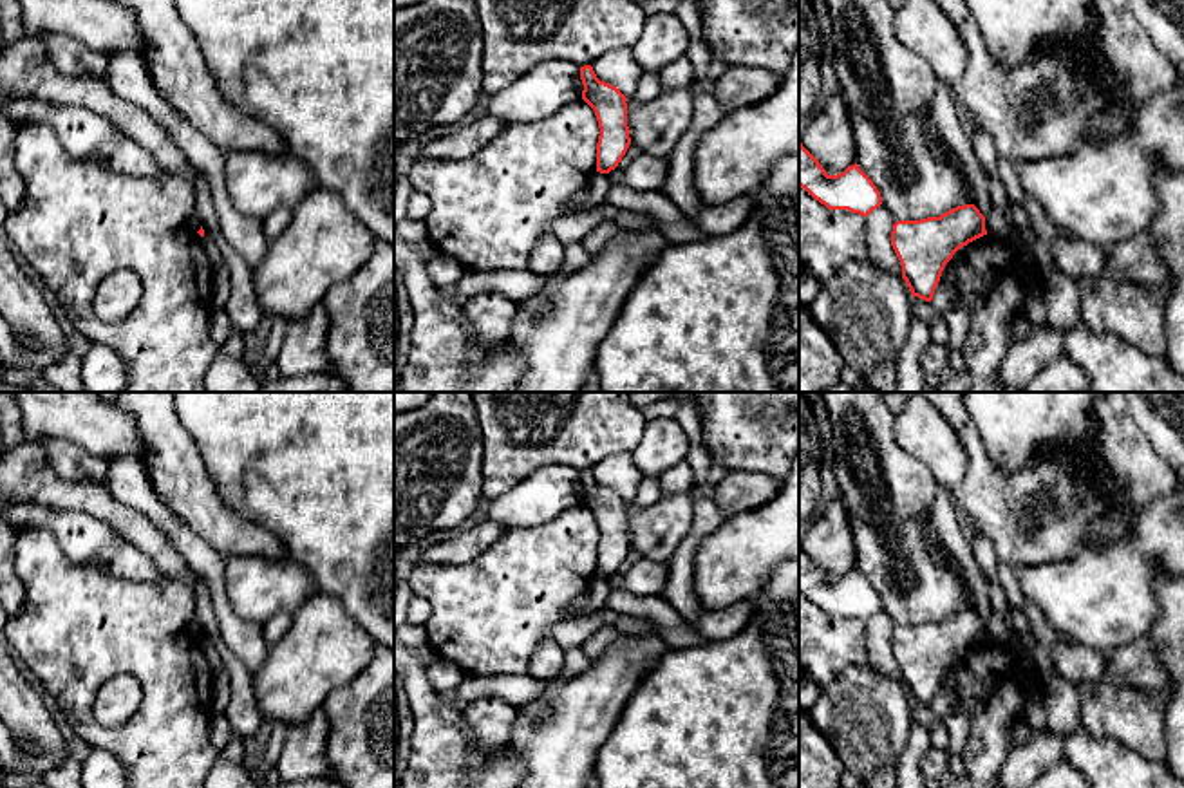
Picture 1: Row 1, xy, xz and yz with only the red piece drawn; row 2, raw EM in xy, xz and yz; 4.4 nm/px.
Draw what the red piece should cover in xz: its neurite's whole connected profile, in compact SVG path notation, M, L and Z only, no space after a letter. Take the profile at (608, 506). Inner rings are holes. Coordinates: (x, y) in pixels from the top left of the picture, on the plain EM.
M591 470L580 472L582 504L595 515L600 540L597 548L597 577L609 578L625 560L631 542L627 531L627 502L613 490L600 486Z

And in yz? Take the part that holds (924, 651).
M974 609L956 611L940 622L897 625L891 651L911 701L931 707L945 669L960 652L983 640L985 622Z

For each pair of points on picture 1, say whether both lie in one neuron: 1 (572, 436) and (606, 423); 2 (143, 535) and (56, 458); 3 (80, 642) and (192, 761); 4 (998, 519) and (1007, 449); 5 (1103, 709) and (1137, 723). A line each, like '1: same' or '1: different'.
1: same
2: different
3: same
4: different
5: same

